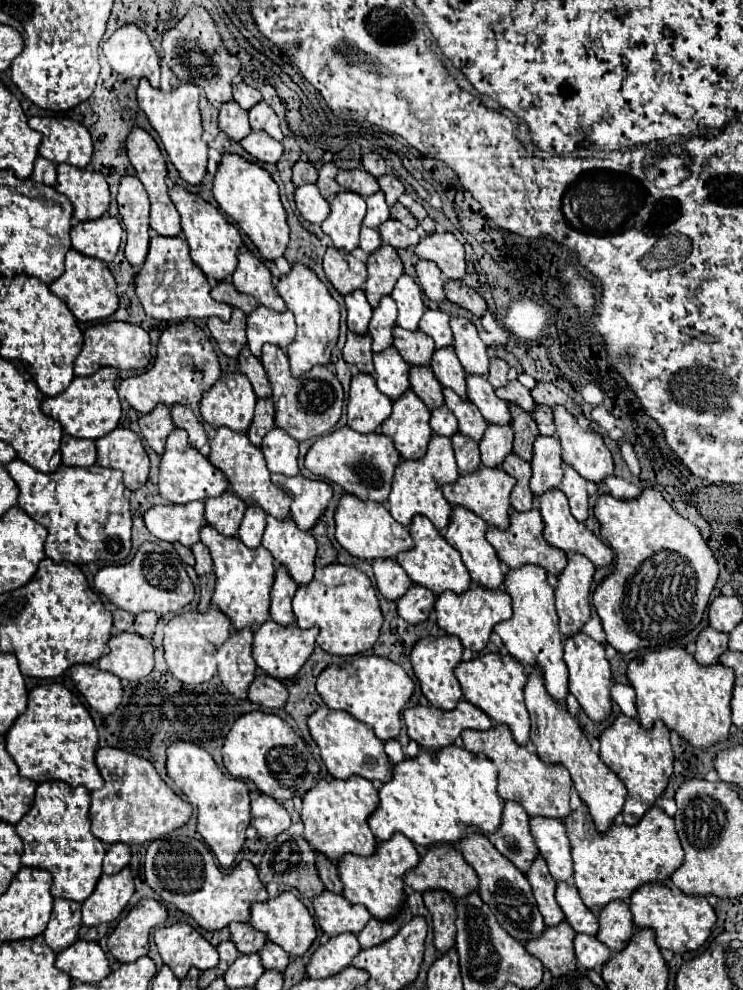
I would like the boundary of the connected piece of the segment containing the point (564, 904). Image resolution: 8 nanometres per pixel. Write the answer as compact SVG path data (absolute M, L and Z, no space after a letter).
M558 883L556 901L566 915L566 921L572 925L576 933L586 933L586 935L598 933L598 917L582 903L578 889L572 883Z

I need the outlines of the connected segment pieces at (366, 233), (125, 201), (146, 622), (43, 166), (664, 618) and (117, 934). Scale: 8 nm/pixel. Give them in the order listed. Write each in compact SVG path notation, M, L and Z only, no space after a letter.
M362 227L362 233L360 233L360 249L364 253L374 253L378 247L382 245L380 241L380 235L376 229L368 229L368 227Z
M124 177L118 189L118 211L126 227L126 259L132 267L142 267L146 261L146 251L150 245L150 227L148 227L148 195L138 177Z
M140 613L136 615L136 621L134 621L134 631L142 637L152 637L154 635L154 629L156 629L156 621L158 621L158 615L156 613Z
M38 157L36 163L34 163L34 173L32 173L32 179L38 181L38 183L44 183L44 185L56 185L56 165L50 163L48 159L42 159Z
M644 489L640 497L632 501L602 495L594 513L600 521L600 535L616 557L612 575L608 575L594 593L594 607L602 621L608 645L612 645L618 653L628 655L644 649L660 649L696 629L718 579L718 563L698 527L680 517L656 489Z
M140 899L128 911L128 915L118 923L114 933L108 935L108 949L114 955L114 959L118 959L120 963L130 963L130 961L136 961L140 957L144 957L148 953L150 931L160 927L160 925L164 925L166 919L168 919L168 909L162 903L158 903L156 899Z

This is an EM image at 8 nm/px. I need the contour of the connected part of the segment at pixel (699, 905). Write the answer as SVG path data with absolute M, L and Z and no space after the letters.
M642 885L632 893L630 909L634 913L634 925L640 929L652 929L656 935L656 945L674 953L700 949L716 923L716 913L704 897L690 897L684 893L672 895L666 885Z

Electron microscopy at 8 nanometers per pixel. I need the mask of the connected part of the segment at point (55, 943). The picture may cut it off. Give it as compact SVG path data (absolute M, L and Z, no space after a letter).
M54 899L54 909L44 931L44 941L52 947L54 953L60 953L78 939L80 925L80 905L68 899Z

